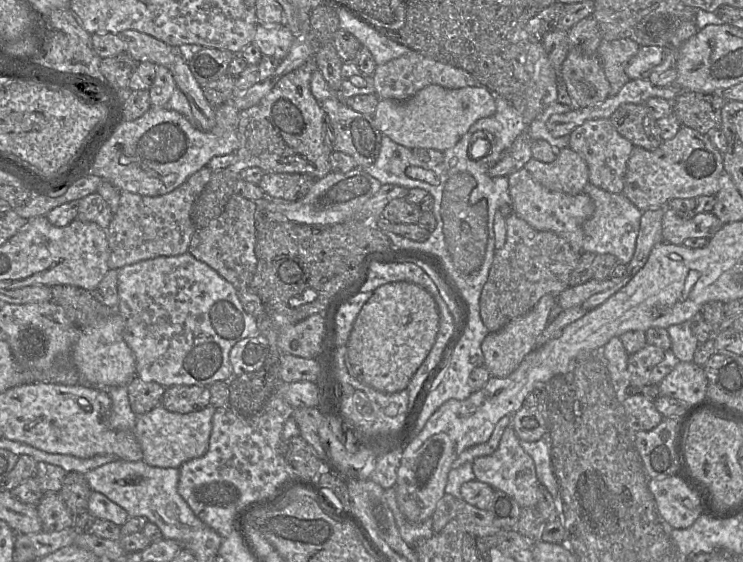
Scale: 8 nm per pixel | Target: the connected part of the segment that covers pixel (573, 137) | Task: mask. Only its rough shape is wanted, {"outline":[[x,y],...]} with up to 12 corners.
{"outline":[[609,119],[588,120],[568,147],[591,184],[622,193],[634,146]]}

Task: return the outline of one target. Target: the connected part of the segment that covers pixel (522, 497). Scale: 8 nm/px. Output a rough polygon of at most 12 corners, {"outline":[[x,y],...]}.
{"outline":[[512,426],[472,462],[475,479],[536,507],[533,459]]}

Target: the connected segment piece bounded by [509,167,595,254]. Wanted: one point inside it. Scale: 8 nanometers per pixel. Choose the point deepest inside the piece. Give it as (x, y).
(564, 214)

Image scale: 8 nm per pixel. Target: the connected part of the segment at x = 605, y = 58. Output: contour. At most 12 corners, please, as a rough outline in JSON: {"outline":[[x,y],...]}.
{"outline":[[602,40],[597,55],[616,95],[630,78],[625,67],[639,45]]}

